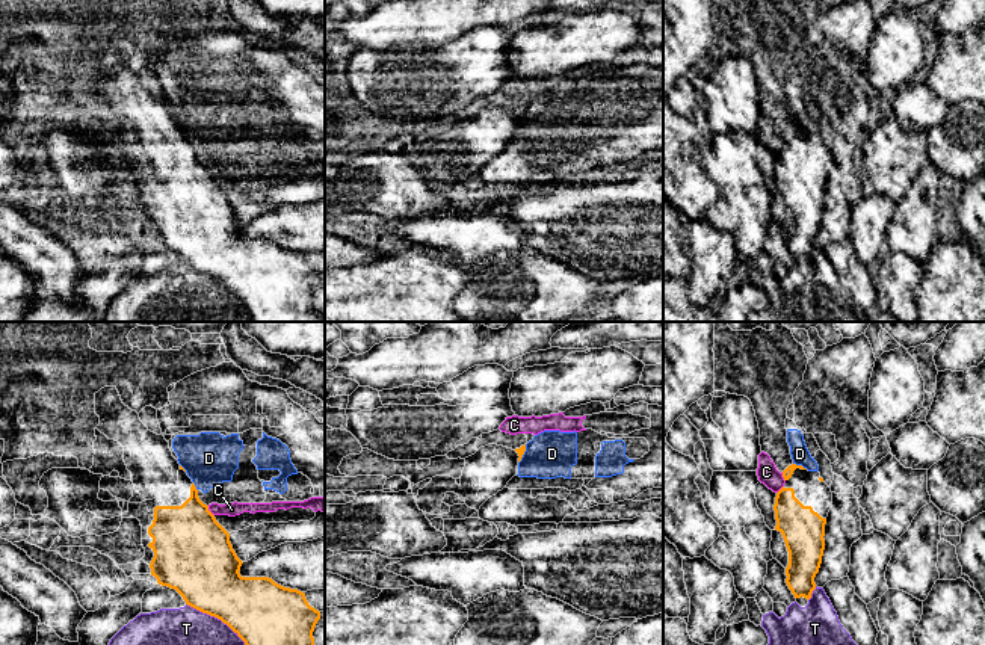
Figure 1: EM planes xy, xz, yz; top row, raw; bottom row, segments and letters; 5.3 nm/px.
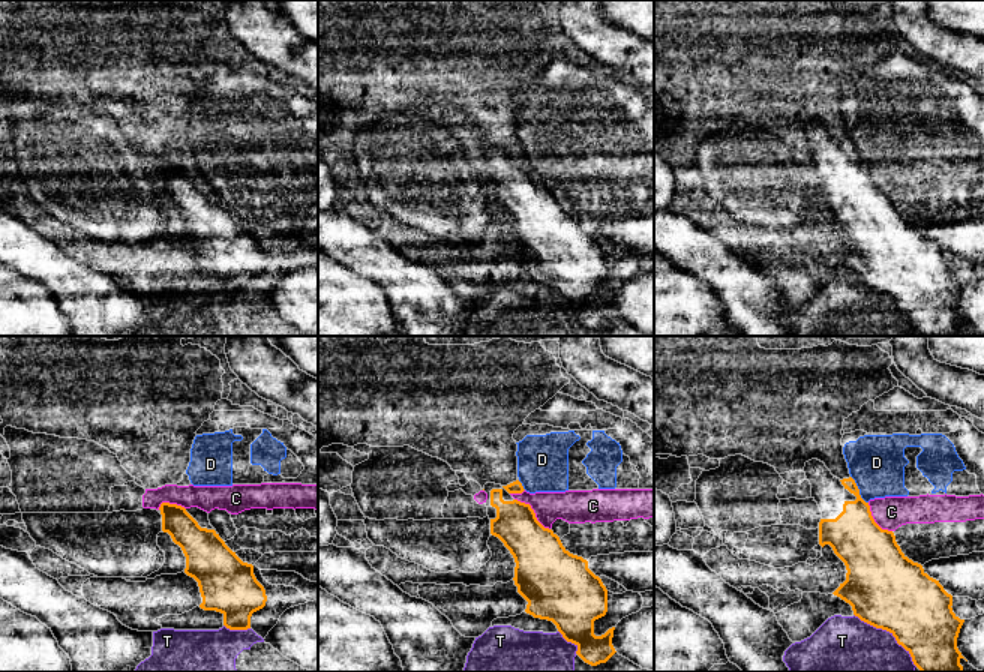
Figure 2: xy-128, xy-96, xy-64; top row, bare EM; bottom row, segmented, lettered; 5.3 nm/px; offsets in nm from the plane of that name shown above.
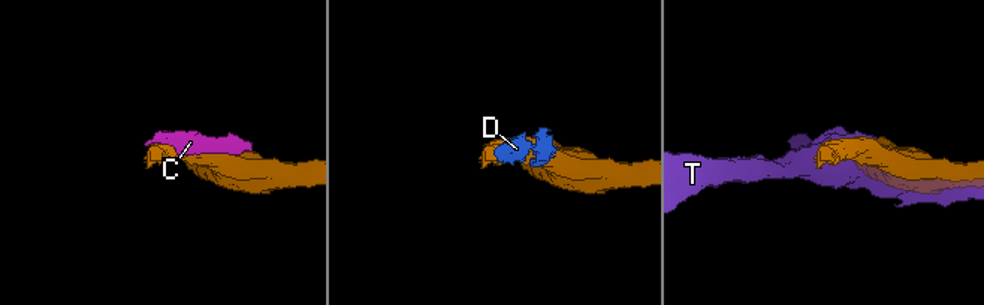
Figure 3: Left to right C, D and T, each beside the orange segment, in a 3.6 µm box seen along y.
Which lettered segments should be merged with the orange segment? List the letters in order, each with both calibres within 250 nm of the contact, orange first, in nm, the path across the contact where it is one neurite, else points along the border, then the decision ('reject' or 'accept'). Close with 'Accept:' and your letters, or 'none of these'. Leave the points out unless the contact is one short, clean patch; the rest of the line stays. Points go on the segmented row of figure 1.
C: 420/70 nm | along xy (207, 506), (213, 515) | reject
D: 50/100 nm | along yz (793, 462), (807, 469) | reject
T: 360/200 nm | reject
Accept: none of these

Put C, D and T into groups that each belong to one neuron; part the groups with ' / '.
C D / T

